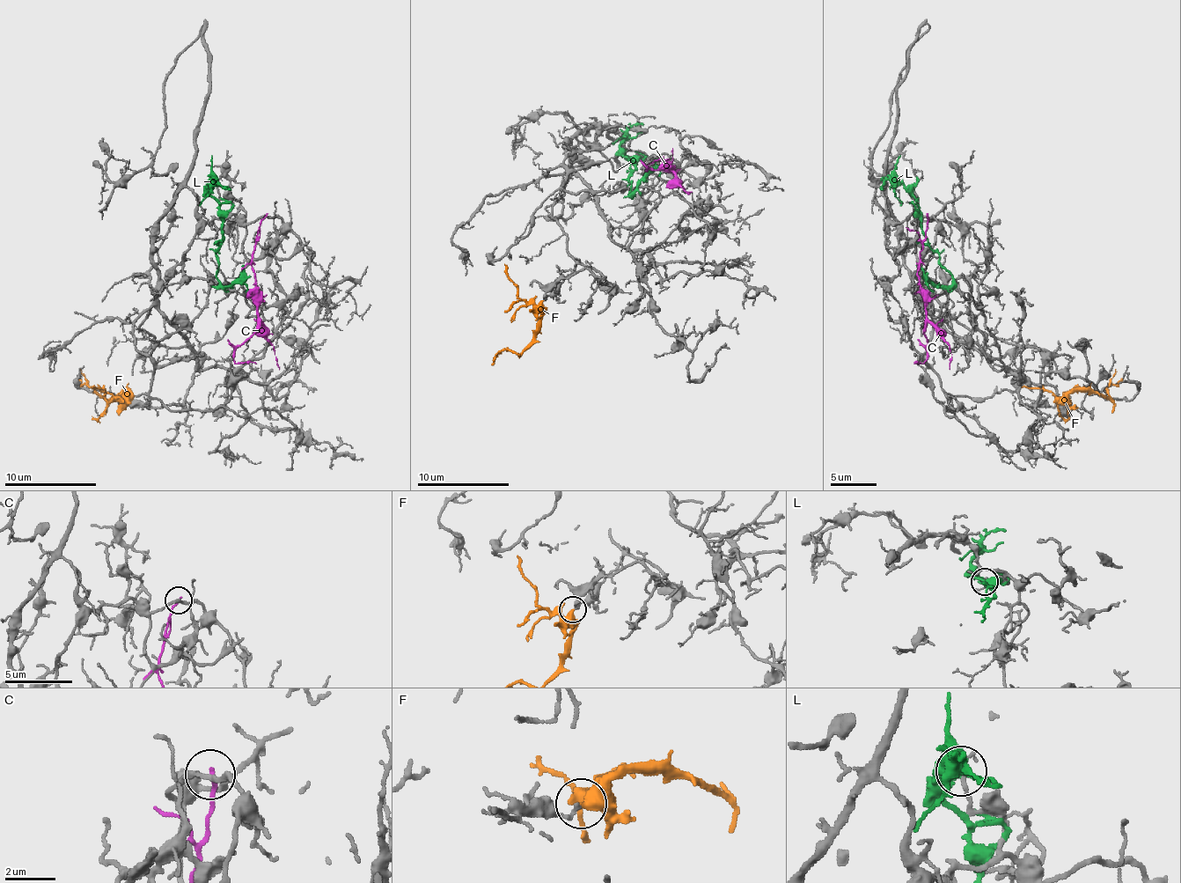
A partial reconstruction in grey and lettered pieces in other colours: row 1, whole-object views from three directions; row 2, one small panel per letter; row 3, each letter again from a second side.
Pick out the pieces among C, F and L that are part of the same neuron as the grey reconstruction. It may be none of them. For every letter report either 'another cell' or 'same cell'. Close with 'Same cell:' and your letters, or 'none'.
C: another cell
F: another cell
L: another cell
Same cell: none

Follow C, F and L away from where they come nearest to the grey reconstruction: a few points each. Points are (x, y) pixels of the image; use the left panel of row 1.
C: (265, 215), (260, 222), (255, 249), (251, 254), (258, 327), (232, 355), (235, 362), (255, 364)
F: (130, 402), (128, 391), (107, 398), (89, 385), (79, 368)
L: (216, 183), (209, 194), (219, 203), (221, 233), (216, 256), (219, 282), (228, 286), (244, 266)

